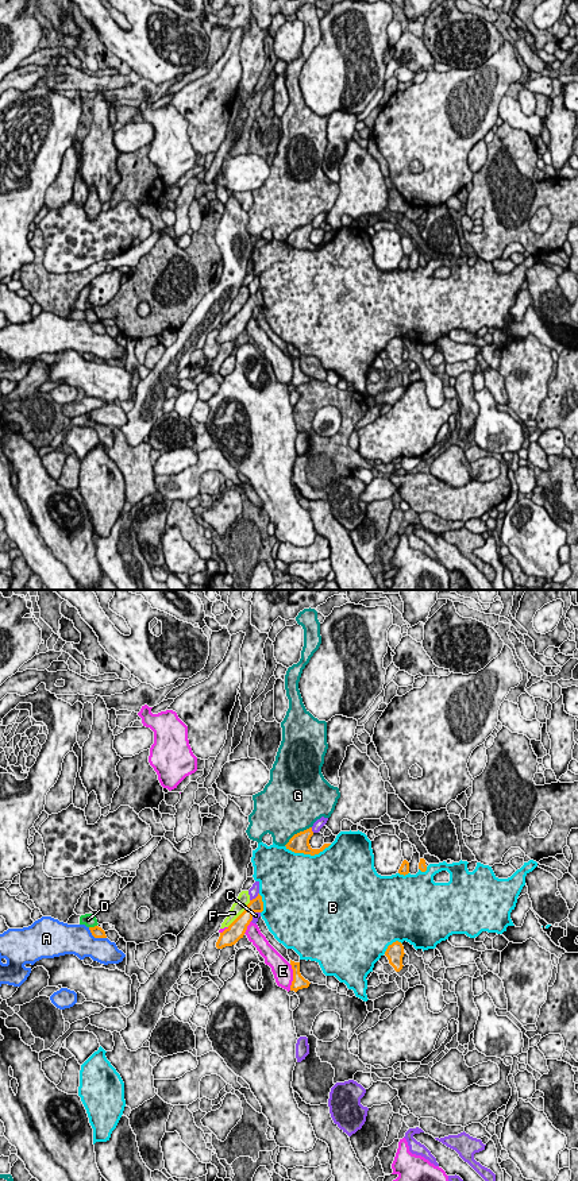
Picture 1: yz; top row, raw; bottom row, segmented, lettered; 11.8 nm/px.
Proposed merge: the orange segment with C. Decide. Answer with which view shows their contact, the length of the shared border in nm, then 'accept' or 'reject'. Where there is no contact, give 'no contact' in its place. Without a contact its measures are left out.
contact in yz; length 150 nm; reject

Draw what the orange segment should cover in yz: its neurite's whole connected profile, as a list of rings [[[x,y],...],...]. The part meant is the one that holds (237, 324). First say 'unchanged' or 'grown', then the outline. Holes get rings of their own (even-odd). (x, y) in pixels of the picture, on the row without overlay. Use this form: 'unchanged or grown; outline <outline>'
unchanged; outline [[[258,292],[247,300],[244,306],[223,327],[216,337],[217,344],[235,340],[240,333],[243,333],[247,321],[253,316],[255,308],[263,306],[262,292]]]

